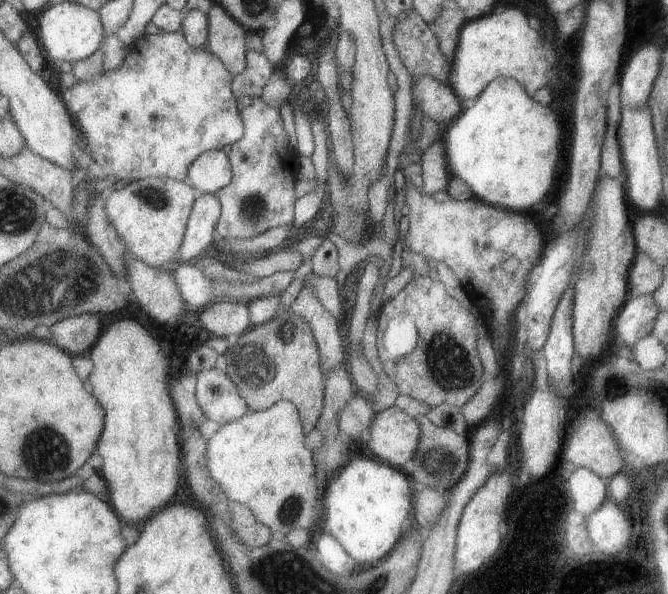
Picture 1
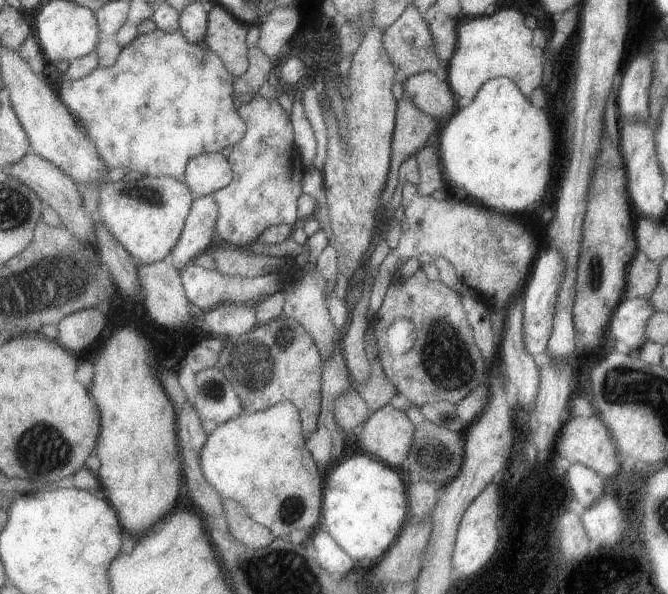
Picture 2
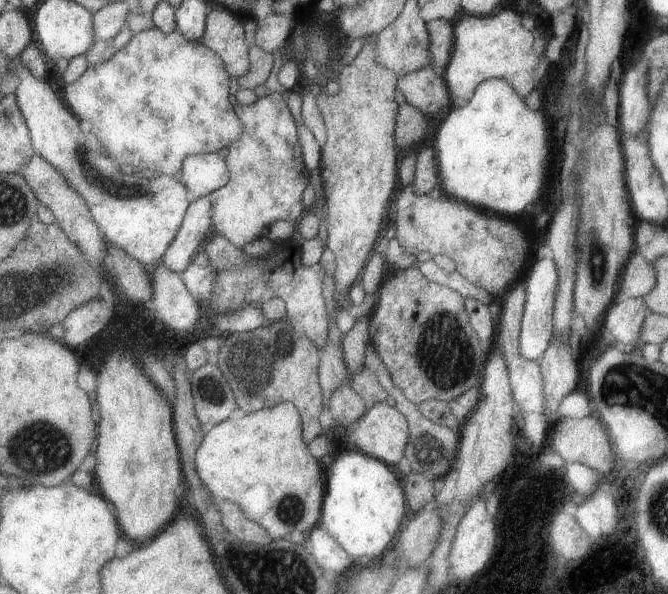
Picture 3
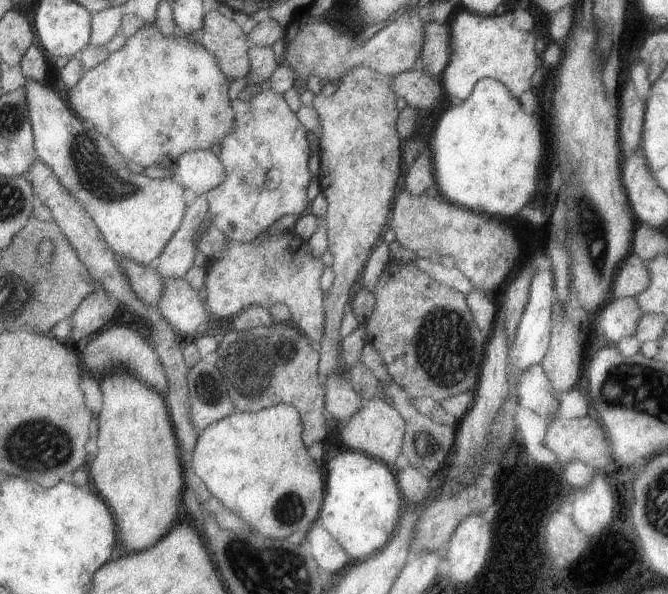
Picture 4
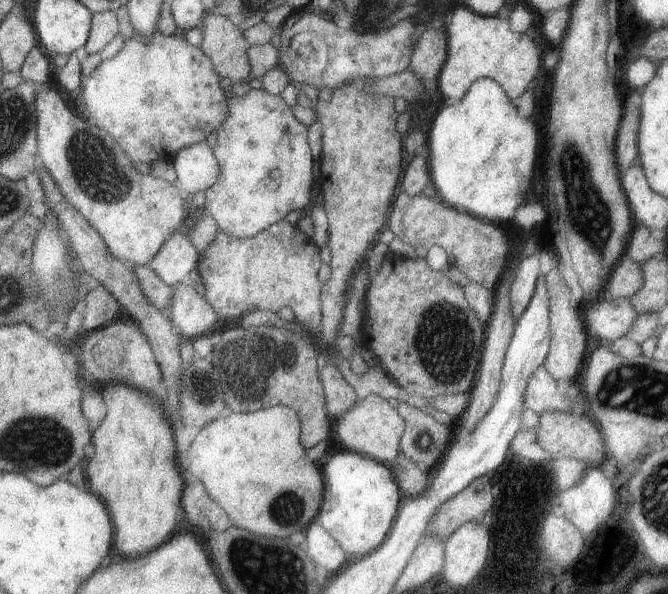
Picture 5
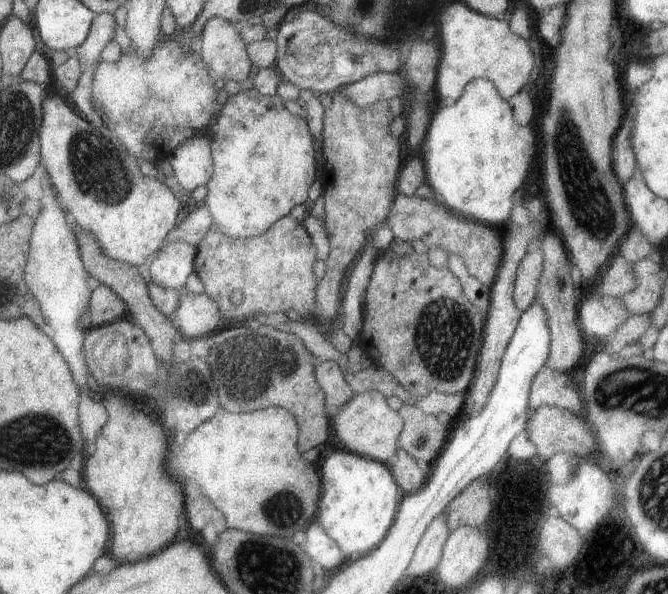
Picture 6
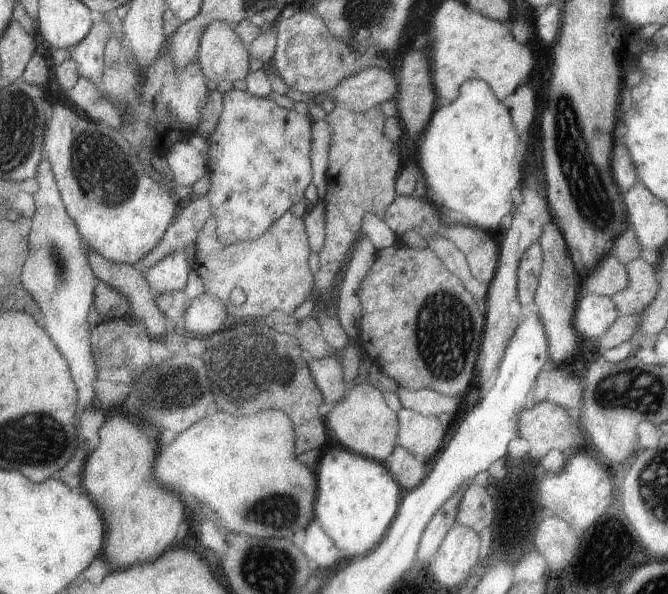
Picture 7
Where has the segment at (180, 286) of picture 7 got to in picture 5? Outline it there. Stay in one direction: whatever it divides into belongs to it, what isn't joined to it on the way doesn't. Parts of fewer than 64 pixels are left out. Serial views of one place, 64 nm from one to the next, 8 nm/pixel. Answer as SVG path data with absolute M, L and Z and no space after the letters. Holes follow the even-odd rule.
M177 230L163 242L159 252L147 264L155 276L163 280L163 284L175 288L177 284L187 282L187 276L195 270L197 260L199 250L185 238L181 230Z

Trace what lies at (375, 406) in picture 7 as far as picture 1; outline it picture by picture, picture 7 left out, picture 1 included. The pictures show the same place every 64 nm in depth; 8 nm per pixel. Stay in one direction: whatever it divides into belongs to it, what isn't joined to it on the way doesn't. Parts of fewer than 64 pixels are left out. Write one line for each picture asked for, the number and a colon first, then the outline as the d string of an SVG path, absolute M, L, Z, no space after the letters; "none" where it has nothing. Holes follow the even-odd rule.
1: M393 406L375 414L363 440L373 456L397 470L403 470L403 464L411 460L417 450L419 434L415 418Z
2: M385 404L383 408L371 412L371 416L359 426L357 440L367 454L397 470L409 454L413 424L405 412Z
3: M373 402L373 406L365 408L365 412L361 412L361 416L357 416L353 424L347 426L345 430L347 444L353 444L357 450L361 450L361 454L379 460L389 468L393 468L403 456L403 448L407 442L407 422L387 402Z
4: M367 396L357 412L353 412L343 424L339 424L339 436L347 450L365 454L377 462L383 462L385 466L395 466L397 456L401 454L401 440L405 434L405 422L397 414L393 406L387 404L387 400L379 396Z
5: M367 394L365 398L355 400L355 404L337 420L333 420L333 426L337 428L337 436L341 440L341 444L355 454L373 458L381 464L391 466L395 462L395 458L401 452L399 440L403 436L405 430L405 422L399 416L397 410L393 410L385 398L377 396L377 394Z
6: M365 390L359 394L353 394L349 402L345 402L337 414L331 420L333 432L339 438L339 442L345 446L347 452L389 464L395 456L395 452L399 450L399 434L403 430L403 420L399 416L399 412L393 412L387 402L385 396L381 392L375 390Z

